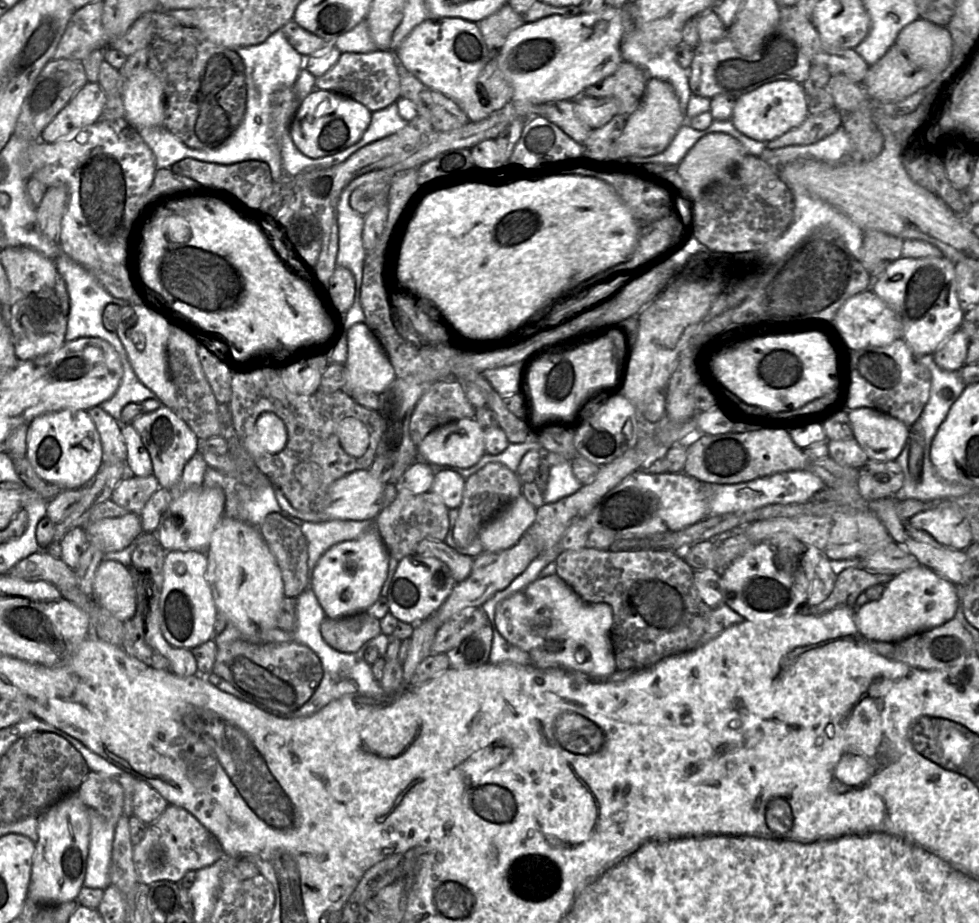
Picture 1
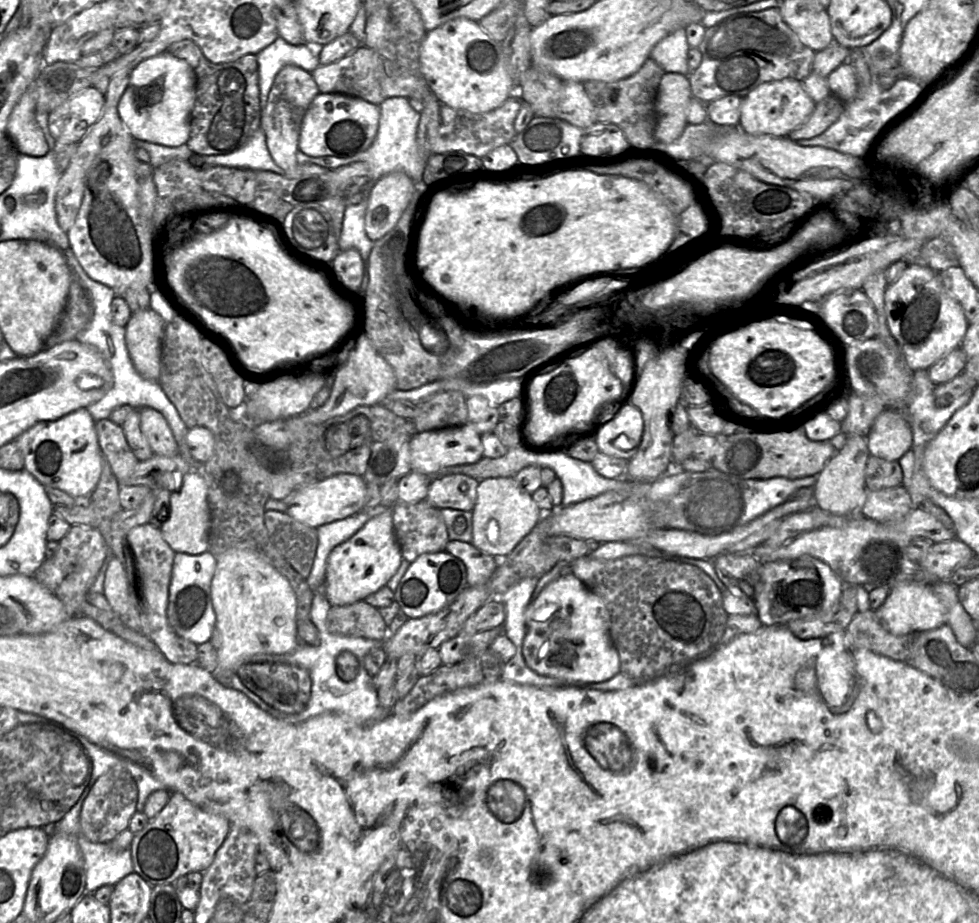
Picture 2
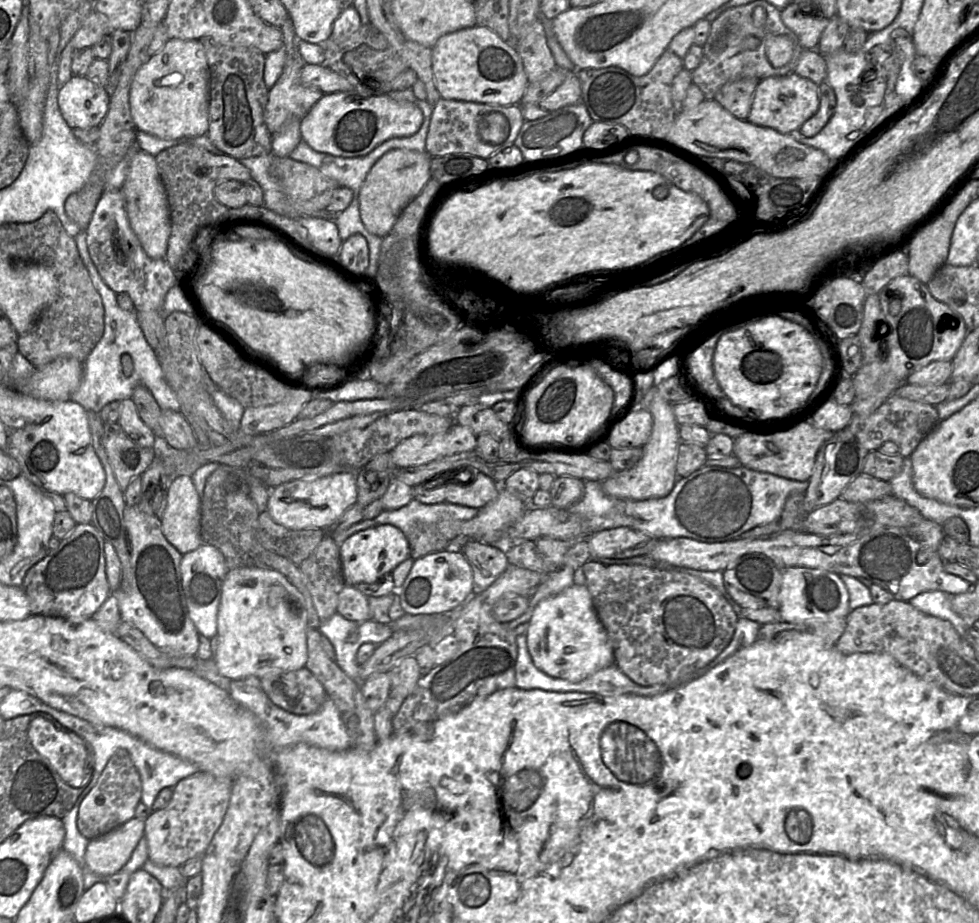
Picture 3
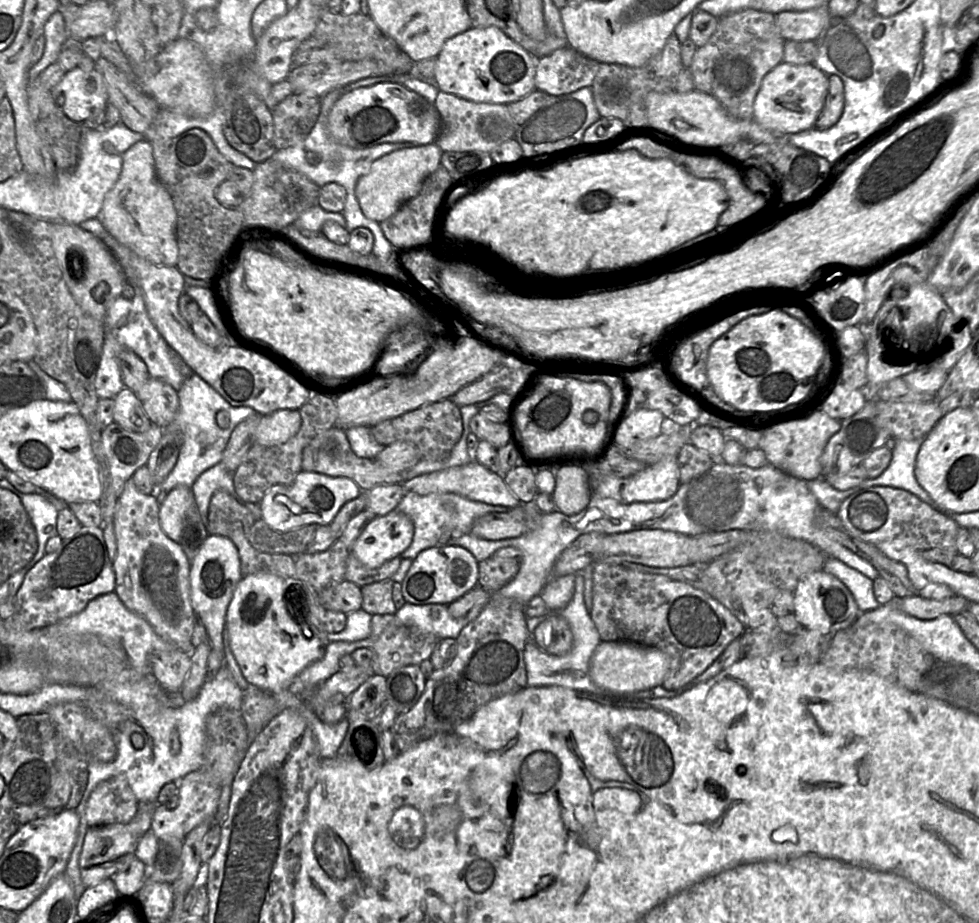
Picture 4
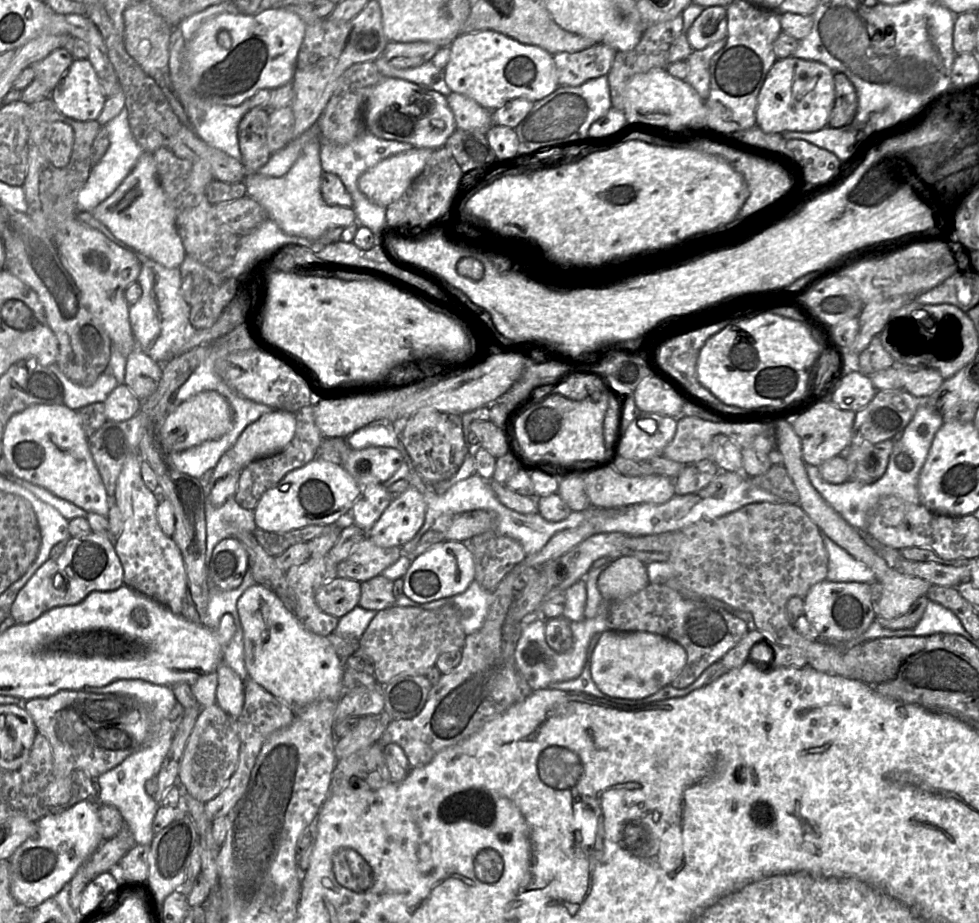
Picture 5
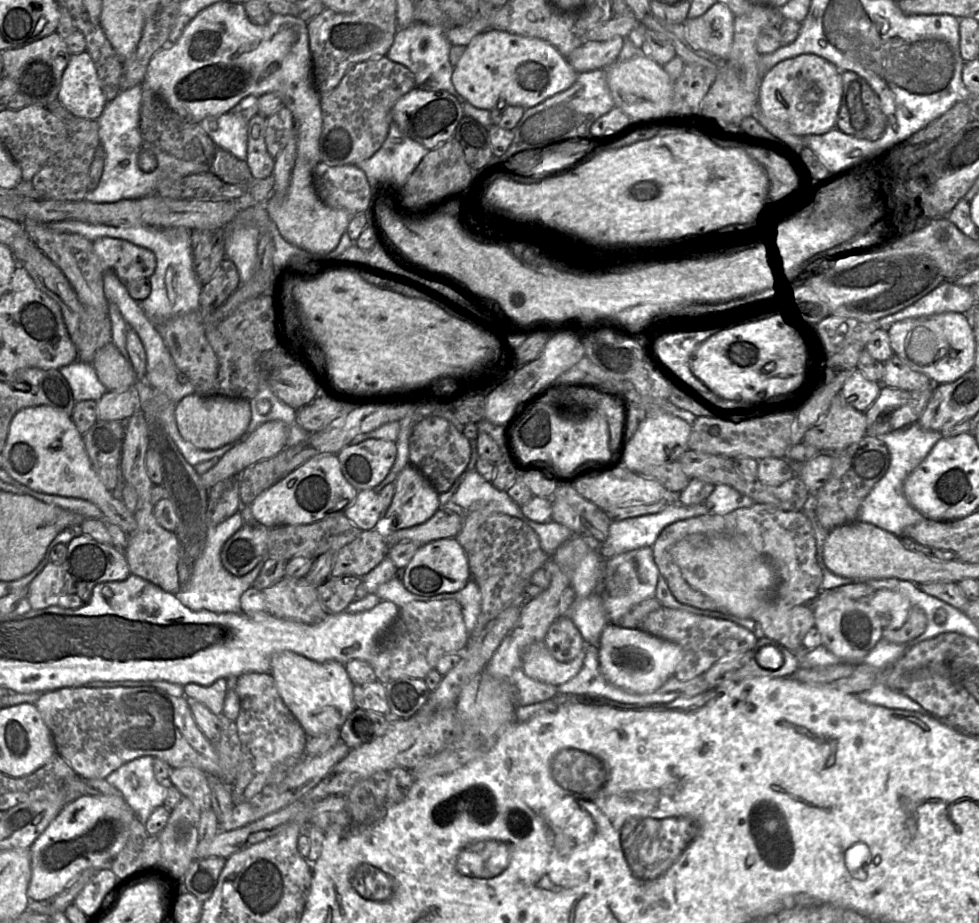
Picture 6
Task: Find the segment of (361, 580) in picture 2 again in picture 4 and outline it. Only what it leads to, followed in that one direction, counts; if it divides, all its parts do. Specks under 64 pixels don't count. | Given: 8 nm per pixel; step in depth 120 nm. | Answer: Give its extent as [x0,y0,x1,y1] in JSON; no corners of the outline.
[350,509,413,568]

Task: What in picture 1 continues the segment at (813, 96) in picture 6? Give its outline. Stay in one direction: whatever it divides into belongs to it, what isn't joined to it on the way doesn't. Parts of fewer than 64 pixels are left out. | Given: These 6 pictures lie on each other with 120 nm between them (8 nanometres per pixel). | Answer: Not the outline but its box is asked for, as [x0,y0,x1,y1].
[730,79,808,143]

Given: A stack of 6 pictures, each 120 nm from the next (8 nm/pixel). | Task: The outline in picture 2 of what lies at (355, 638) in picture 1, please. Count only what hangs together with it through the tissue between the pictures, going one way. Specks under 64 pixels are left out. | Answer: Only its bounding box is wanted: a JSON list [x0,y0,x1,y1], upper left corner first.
[326,600,387,641]

